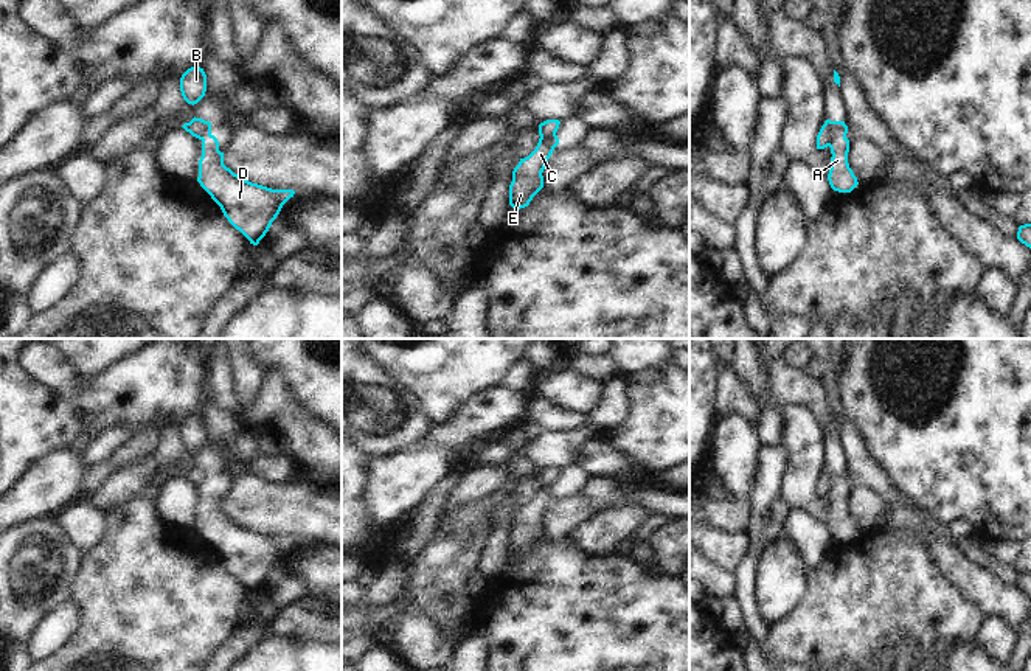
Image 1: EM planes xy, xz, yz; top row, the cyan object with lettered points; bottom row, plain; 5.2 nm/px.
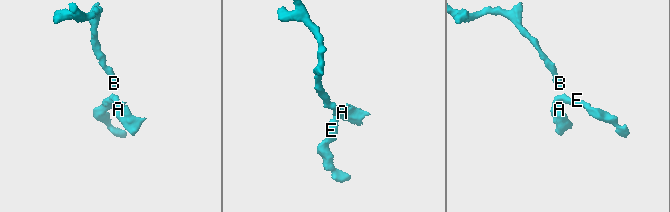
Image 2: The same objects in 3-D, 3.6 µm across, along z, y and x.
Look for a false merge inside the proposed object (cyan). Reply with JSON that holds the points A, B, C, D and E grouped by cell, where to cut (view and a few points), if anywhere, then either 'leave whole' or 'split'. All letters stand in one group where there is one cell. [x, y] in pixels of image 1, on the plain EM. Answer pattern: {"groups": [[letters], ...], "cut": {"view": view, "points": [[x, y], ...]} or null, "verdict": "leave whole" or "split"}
{"groups": [["A", "D"], ["B", "C", "E"]], "cut": {"view": "yz", "points": [[845, 483], [834, 482], [828, 493]]}, "verdict": "split"}

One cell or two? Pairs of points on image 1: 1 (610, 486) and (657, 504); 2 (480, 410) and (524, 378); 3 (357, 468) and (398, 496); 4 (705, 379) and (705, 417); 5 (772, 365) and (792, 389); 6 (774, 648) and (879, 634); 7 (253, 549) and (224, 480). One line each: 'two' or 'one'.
1: one
2: two
3: two
4: one
5: one
6: one
7: one

